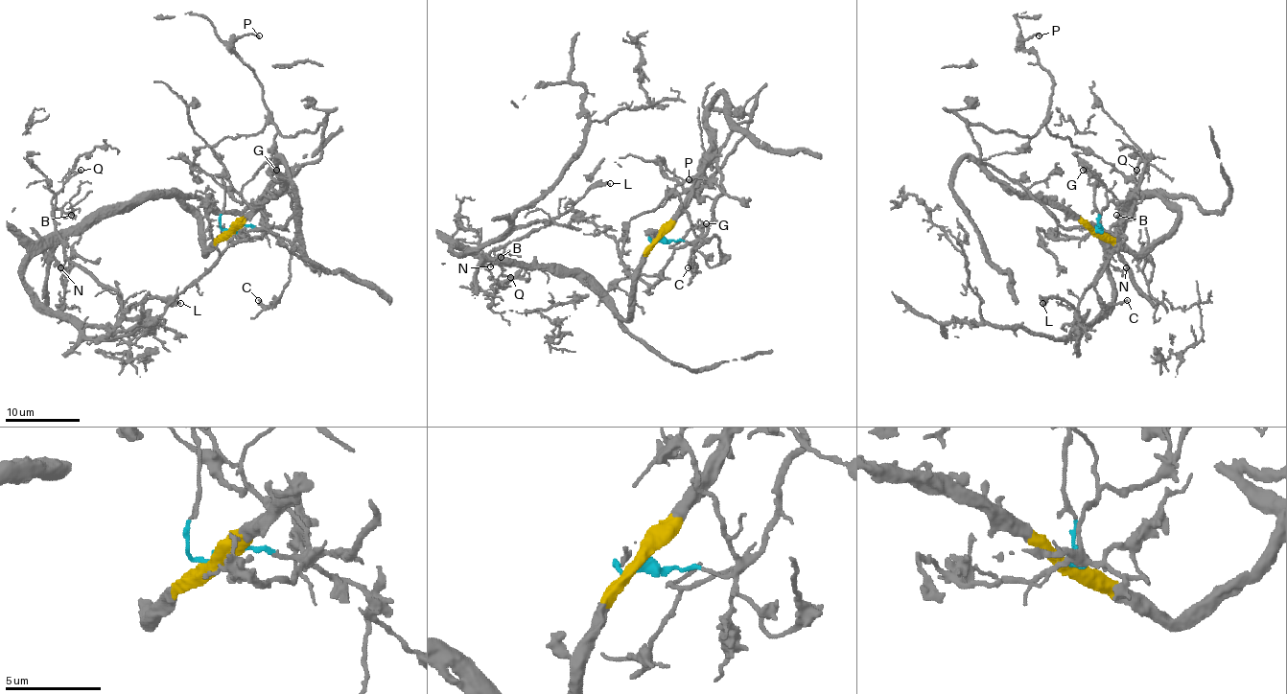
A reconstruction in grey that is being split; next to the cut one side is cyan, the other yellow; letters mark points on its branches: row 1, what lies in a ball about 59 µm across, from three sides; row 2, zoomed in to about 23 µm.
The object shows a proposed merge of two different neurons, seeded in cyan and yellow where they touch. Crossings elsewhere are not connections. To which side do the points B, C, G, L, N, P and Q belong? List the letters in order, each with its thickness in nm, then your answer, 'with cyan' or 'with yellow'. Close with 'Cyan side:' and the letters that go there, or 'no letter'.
B: 120 nm | with yellow
C: 160 nm | with cyan
G: 500 nm | with cyan
L: 300 nm | with yellow
N: 70 nm | with yellow
P: 160 nm | with cyan
Q: 130 nm | with yellow
Cyan side: C, G, P

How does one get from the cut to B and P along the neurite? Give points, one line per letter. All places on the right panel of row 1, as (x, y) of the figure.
B: (1097, 230), (1135, 252), (1144, 252), (1179, 219), (1158, 196), (1139, 196), (1116, 232), (1124, 209), (1116, 215)
P: (1097, 230), (1064, 228), (983, 162), (968, 127), (1038, 132), (1052, 78), (1022, 42), (1040, 36)

